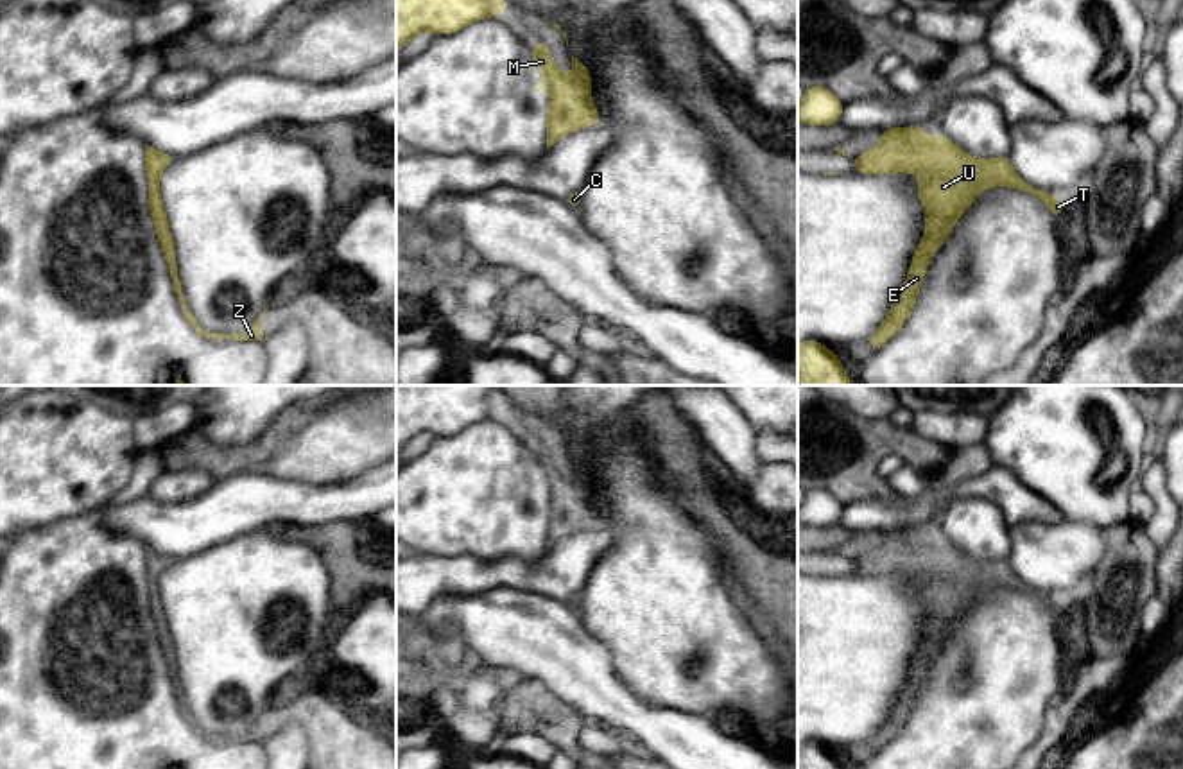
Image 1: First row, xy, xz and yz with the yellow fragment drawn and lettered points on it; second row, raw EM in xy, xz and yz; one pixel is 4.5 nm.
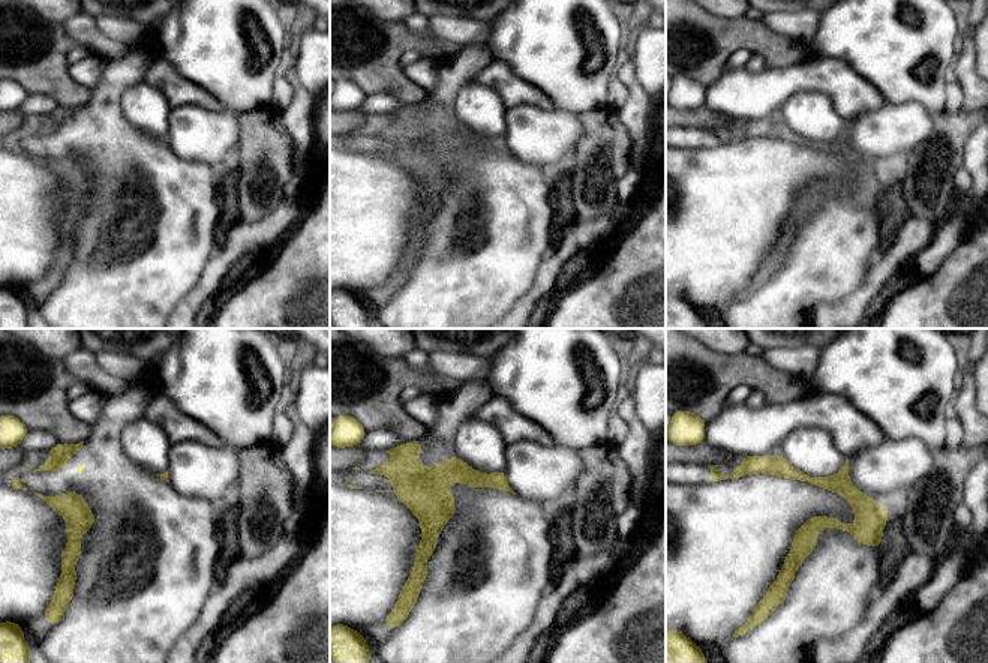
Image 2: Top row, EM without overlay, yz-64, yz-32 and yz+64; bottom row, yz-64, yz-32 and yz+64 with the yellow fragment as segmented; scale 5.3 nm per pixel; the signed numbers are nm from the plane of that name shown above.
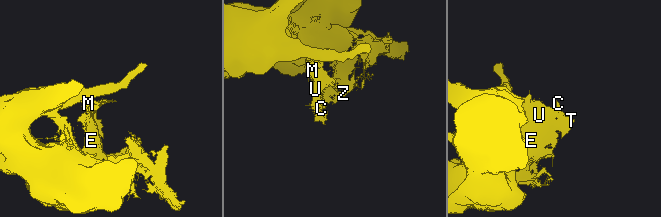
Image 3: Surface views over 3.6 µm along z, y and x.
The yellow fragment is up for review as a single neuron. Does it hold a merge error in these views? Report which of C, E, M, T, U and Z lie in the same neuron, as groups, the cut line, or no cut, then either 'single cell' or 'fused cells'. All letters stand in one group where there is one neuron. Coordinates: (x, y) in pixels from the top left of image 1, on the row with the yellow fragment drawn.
groups C E M T U Z; cut none; single cell

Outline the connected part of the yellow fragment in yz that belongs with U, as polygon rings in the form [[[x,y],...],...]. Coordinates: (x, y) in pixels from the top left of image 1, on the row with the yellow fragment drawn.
[[[921,125],[885,129],[882,143],[853,158],[853,172],[911,172],[921,181],[918,195],[927,208],[925,235],[912,256],[907,281],[891,312],[875,332],[868,350],[882,348],[909,319],[928,267],[930,256],[946,242],[955,220],[971,206],[975,195],[989,186],[1013,186],[1040,197],[1054,217],[1063,215],[1063,203],[1050,192],[1025,183],[1011,167],[1009,154],[977,160],[961,151],[948,136],[923,134]]]

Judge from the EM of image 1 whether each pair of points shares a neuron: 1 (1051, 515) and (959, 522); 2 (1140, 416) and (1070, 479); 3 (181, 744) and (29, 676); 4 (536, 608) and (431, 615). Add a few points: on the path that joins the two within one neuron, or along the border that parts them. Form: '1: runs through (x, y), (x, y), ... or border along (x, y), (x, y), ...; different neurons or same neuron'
1: border along (965, 499), (992, 501), (1010, 527); different neurons
2: runs through (1122, 434), (1088, 461); same neuron
3: runs through (144, 739), (92, 739), (67, 714); same neuron
4: runs through (509, 615), (457, 615); same neuron

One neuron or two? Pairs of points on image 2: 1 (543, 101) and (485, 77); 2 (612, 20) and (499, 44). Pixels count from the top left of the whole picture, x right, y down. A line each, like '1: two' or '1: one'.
1: one
2: one

